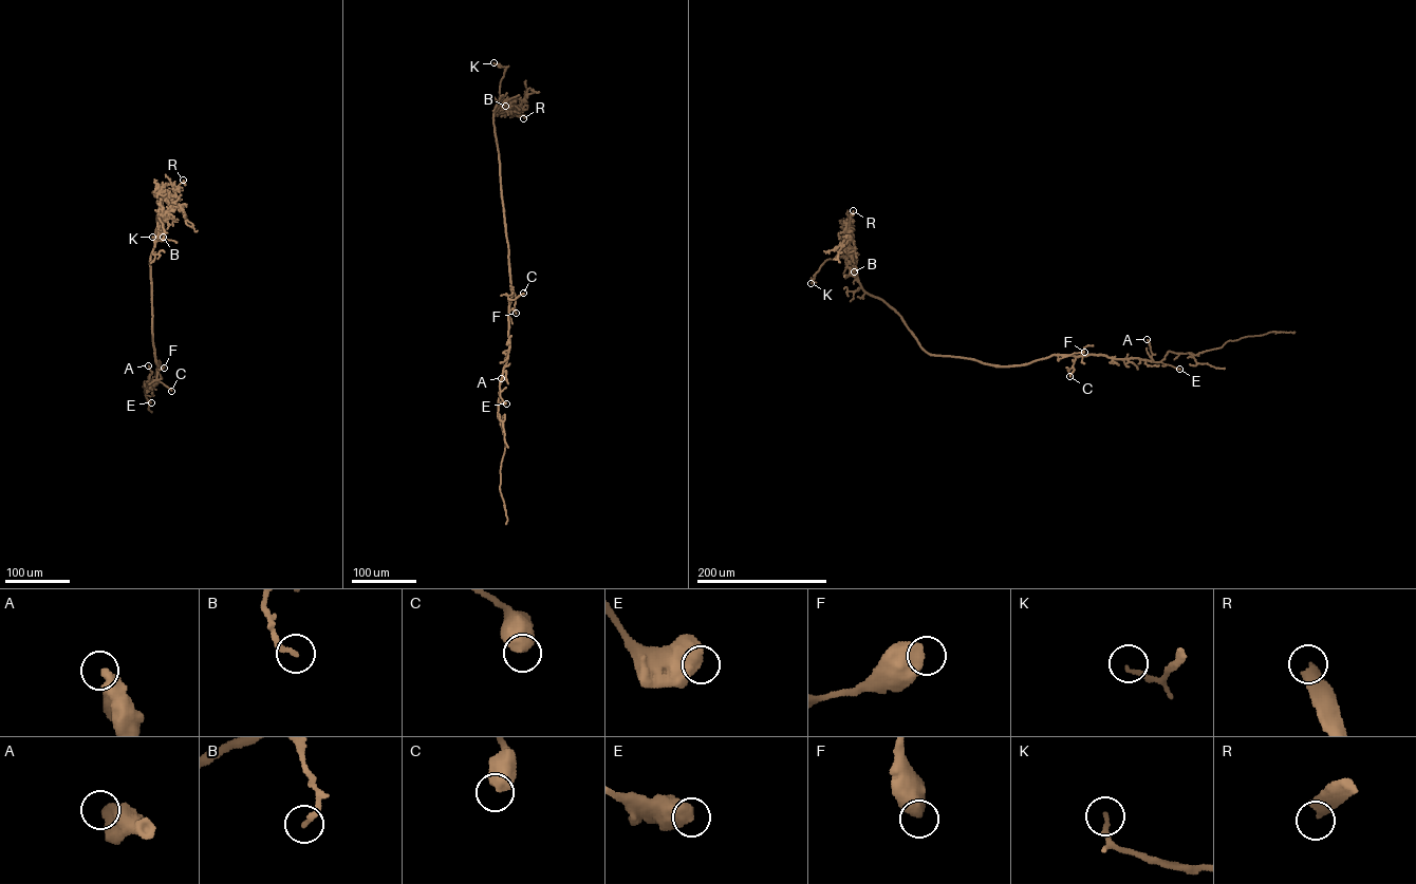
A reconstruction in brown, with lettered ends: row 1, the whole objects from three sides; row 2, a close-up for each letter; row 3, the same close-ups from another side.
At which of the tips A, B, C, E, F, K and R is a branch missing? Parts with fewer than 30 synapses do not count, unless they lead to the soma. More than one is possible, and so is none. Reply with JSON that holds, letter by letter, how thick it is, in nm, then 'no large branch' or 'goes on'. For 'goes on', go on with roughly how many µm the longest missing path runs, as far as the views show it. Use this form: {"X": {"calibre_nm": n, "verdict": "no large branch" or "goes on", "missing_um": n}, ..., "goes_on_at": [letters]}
{"A": {"calibre_nm": 500, "verdict": "no large branch"}, "B": {"calibre_nm": 220, "verdict": "no large branch"}, "C": {"calibre_nm": 650, "verdict": "no large branch"}, "E": {"calibre_nm": 800, "verdict": "no large branch"}, "F": {"calibre_nm": 700, "verdict": "no large branch"}, "K": {"calibre_nm": 140, "verdict": "no large branch"}, "R": {"calibre_nm": 400, "verdict": "goes on", "missing_um": 35}, "goes_on_at": ["R"]}

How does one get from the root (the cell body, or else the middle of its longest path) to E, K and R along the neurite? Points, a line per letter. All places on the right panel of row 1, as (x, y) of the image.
E: (1011, 365), (1026, 364), (1054, 355), (1092, 355), (1150, 360), (1179, 369)
K: (1011, 365), (928, 354), (902, 318), (862, 288), (849, 246), (825, 261), (811, 283)
R: (1011, 365), (924, 350), (902, 318), (859, 282), (857, 257), (849, 252), (853, 210)

